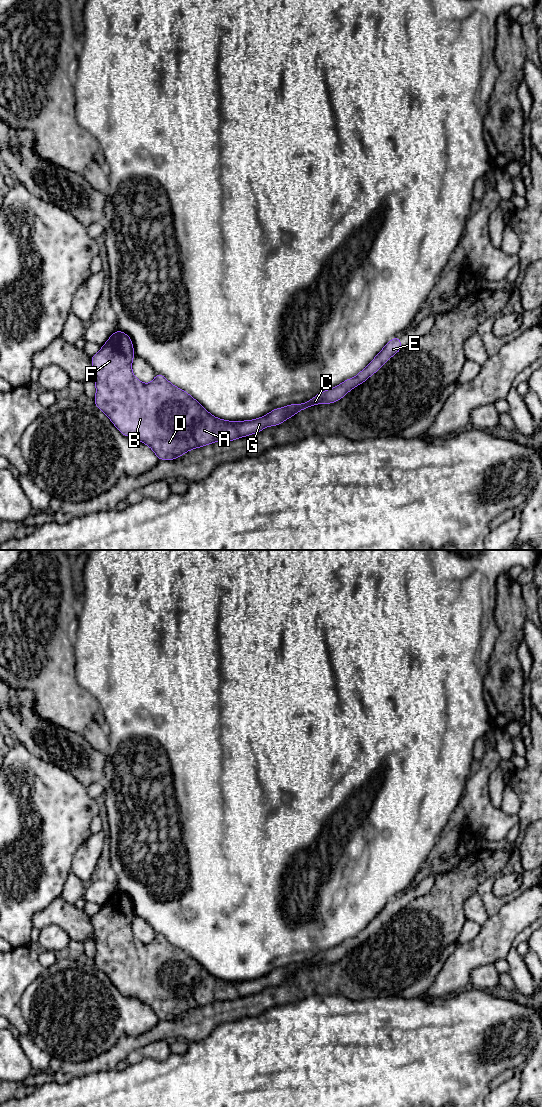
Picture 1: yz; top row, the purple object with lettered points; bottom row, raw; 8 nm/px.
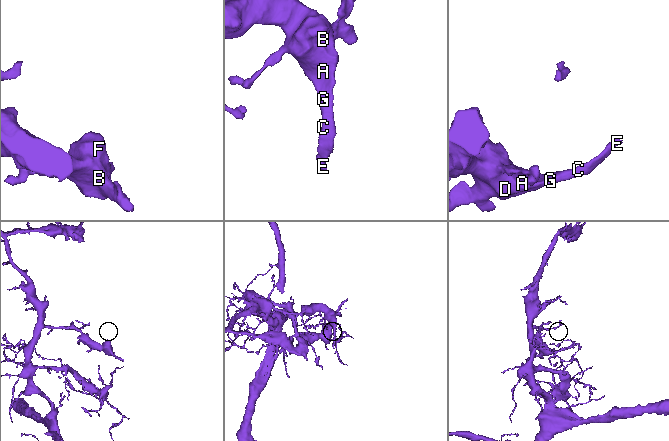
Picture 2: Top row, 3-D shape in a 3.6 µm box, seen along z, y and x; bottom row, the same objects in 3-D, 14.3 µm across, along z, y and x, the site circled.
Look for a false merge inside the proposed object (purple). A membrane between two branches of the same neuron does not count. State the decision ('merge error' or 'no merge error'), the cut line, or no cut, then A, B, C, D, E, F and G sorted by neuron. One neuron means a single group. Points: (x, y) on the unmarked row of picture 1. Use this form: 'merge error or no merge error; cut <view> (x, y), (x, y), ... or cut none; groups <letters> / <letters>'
no merge error; cut none; groups A B C D E F G

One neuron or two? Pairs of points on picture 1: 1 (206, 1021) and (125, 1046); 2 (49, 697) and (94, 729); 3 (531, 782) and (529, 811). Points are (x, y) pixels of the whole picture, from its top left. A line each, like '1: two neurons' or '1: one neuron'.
1: one neuron
2: two neurons
3: one neuron

